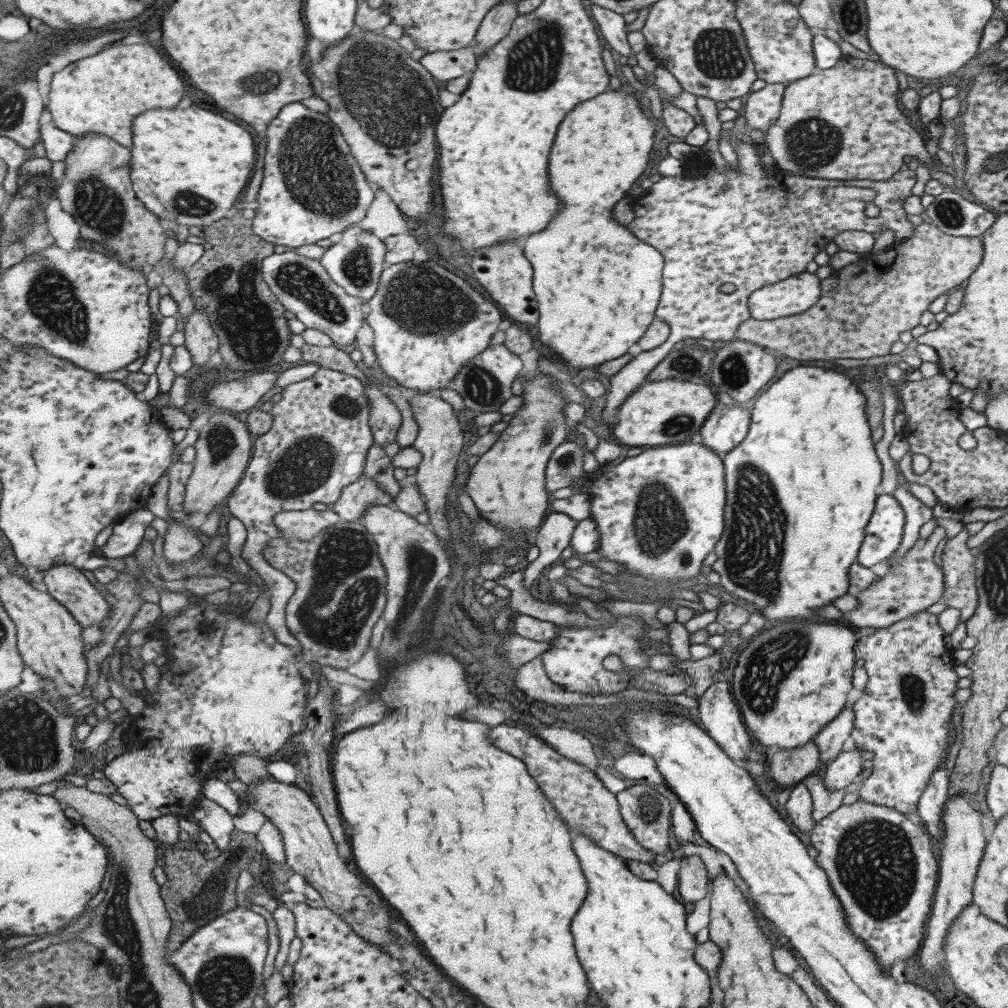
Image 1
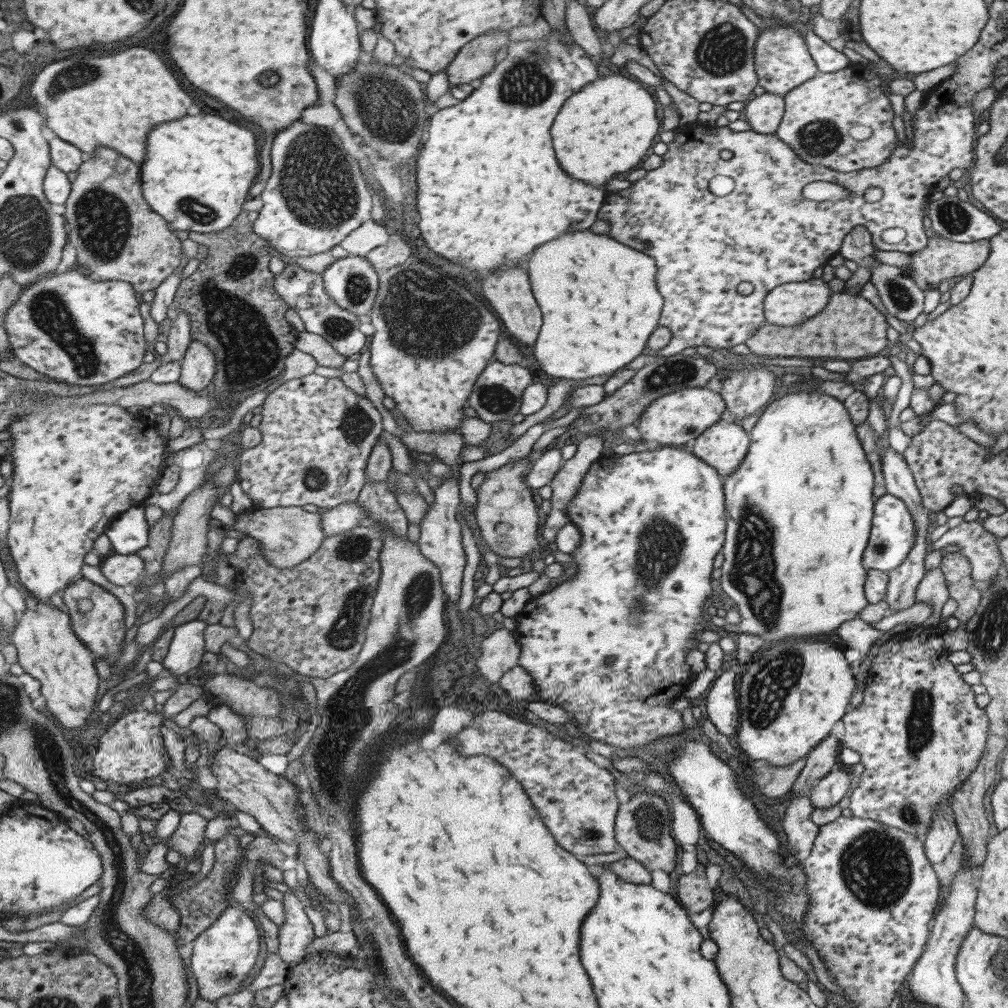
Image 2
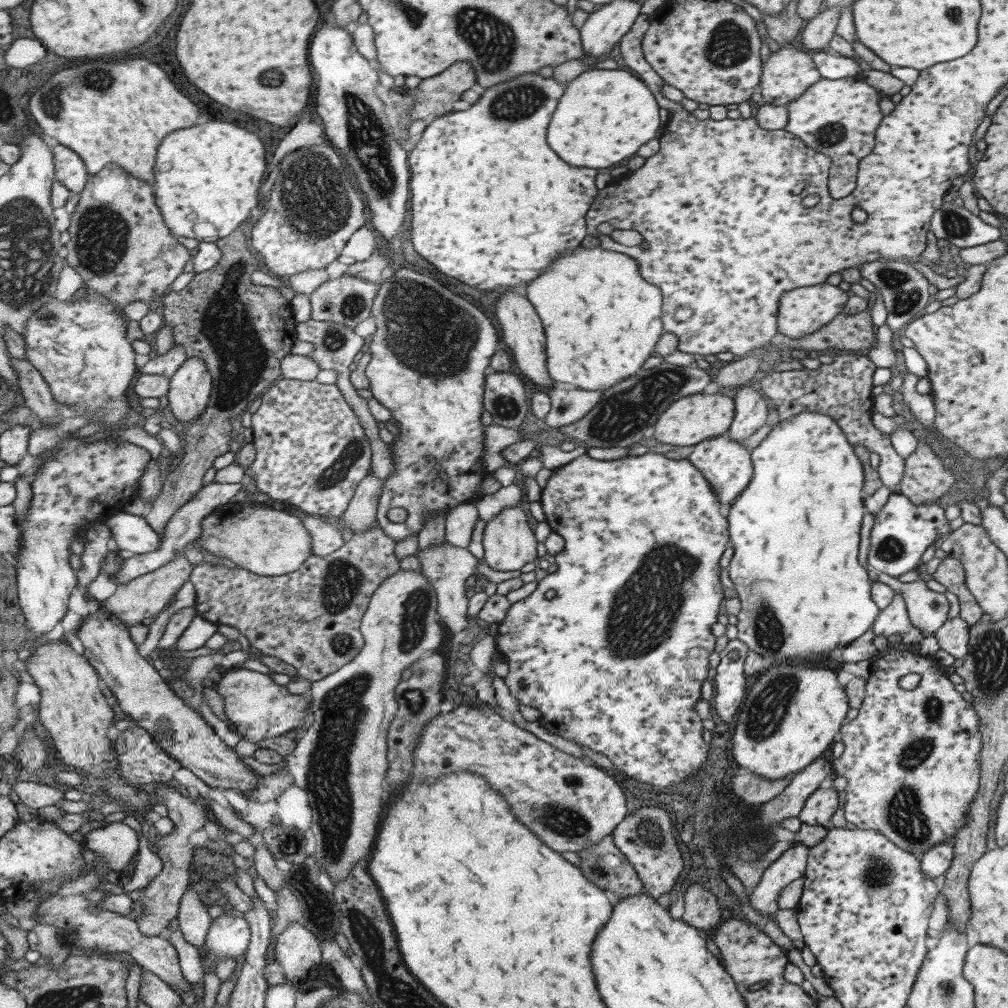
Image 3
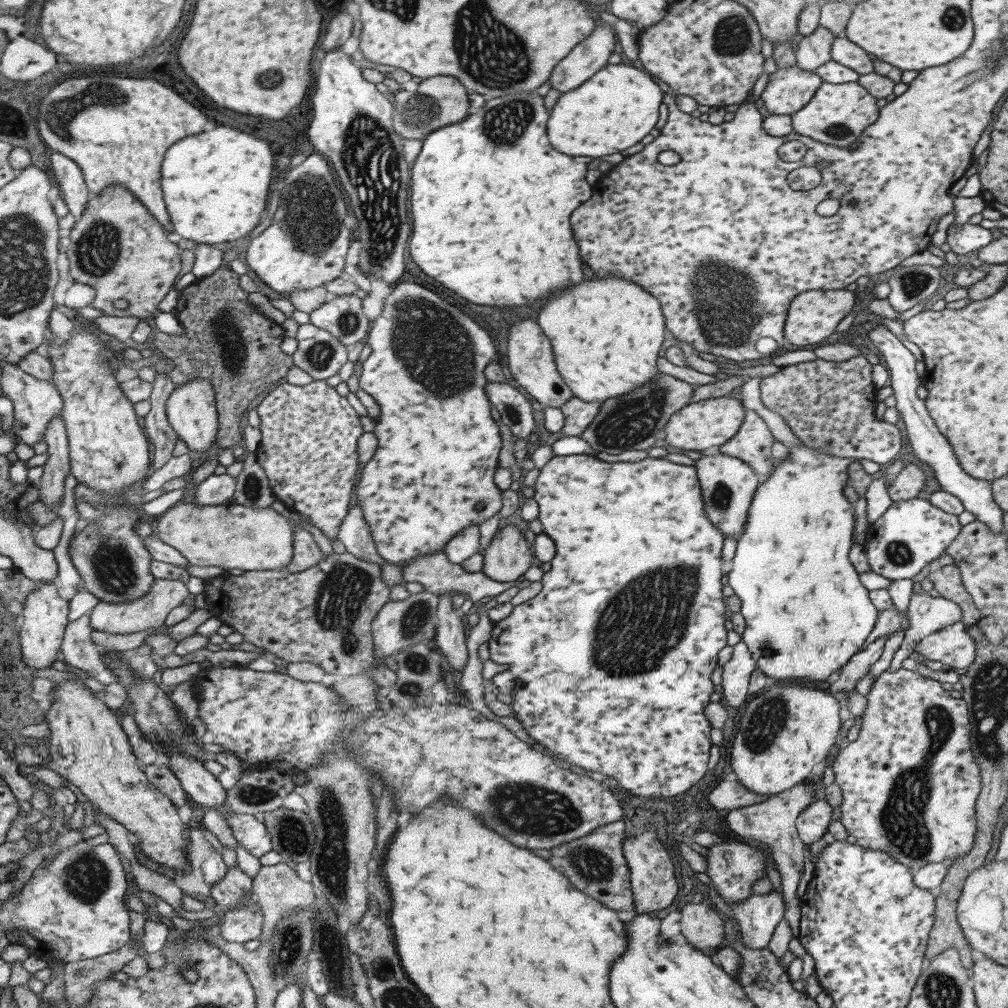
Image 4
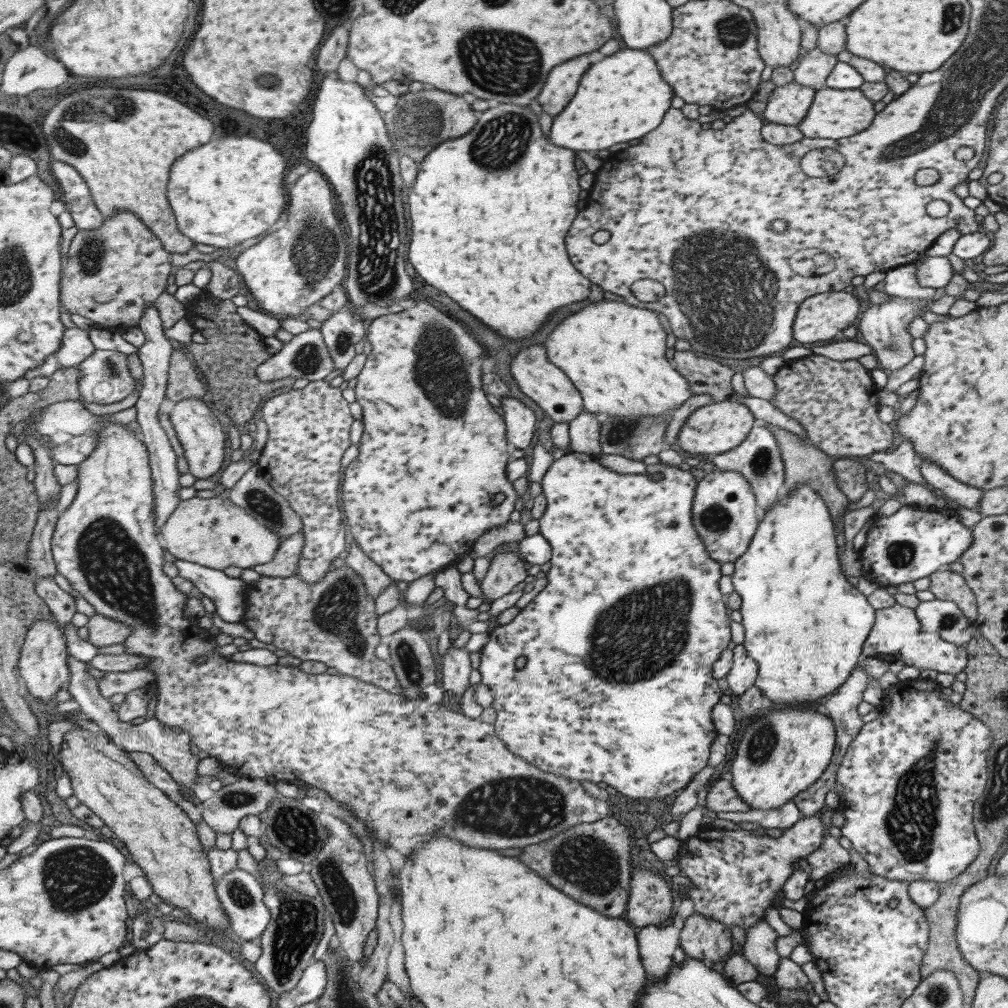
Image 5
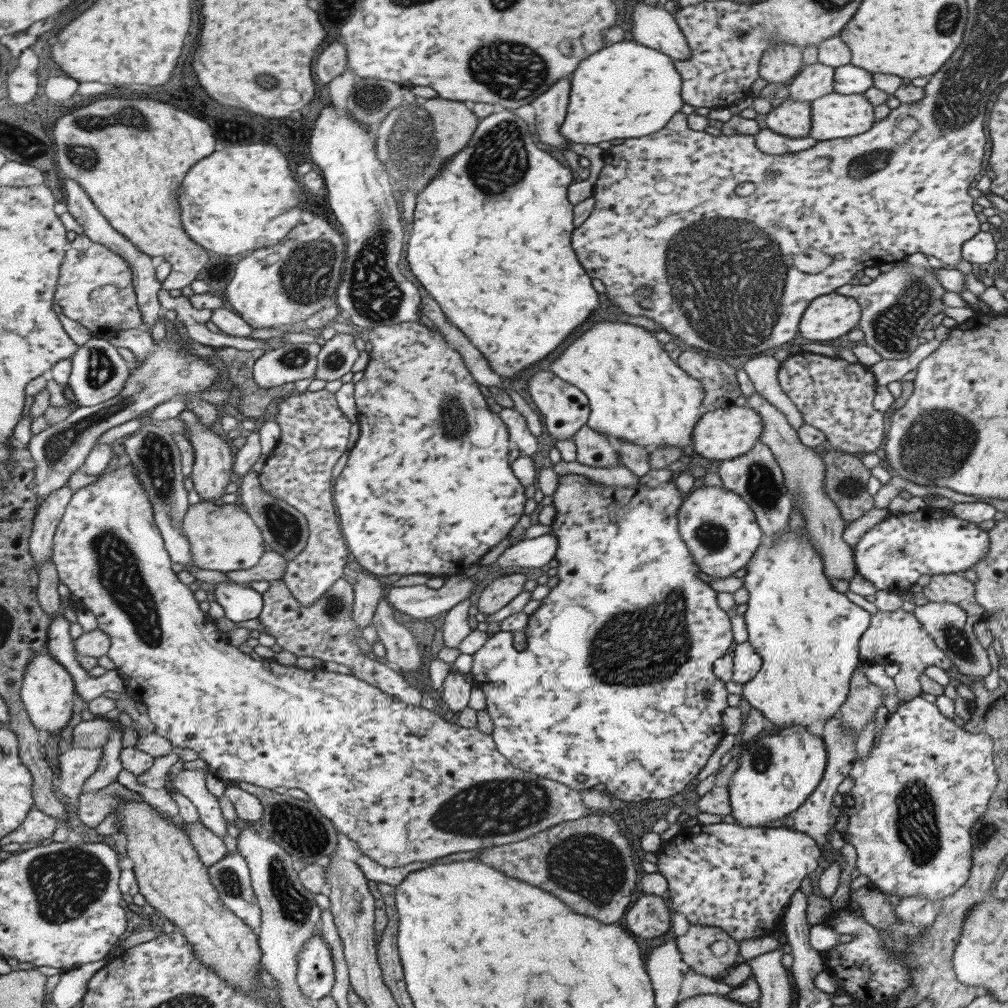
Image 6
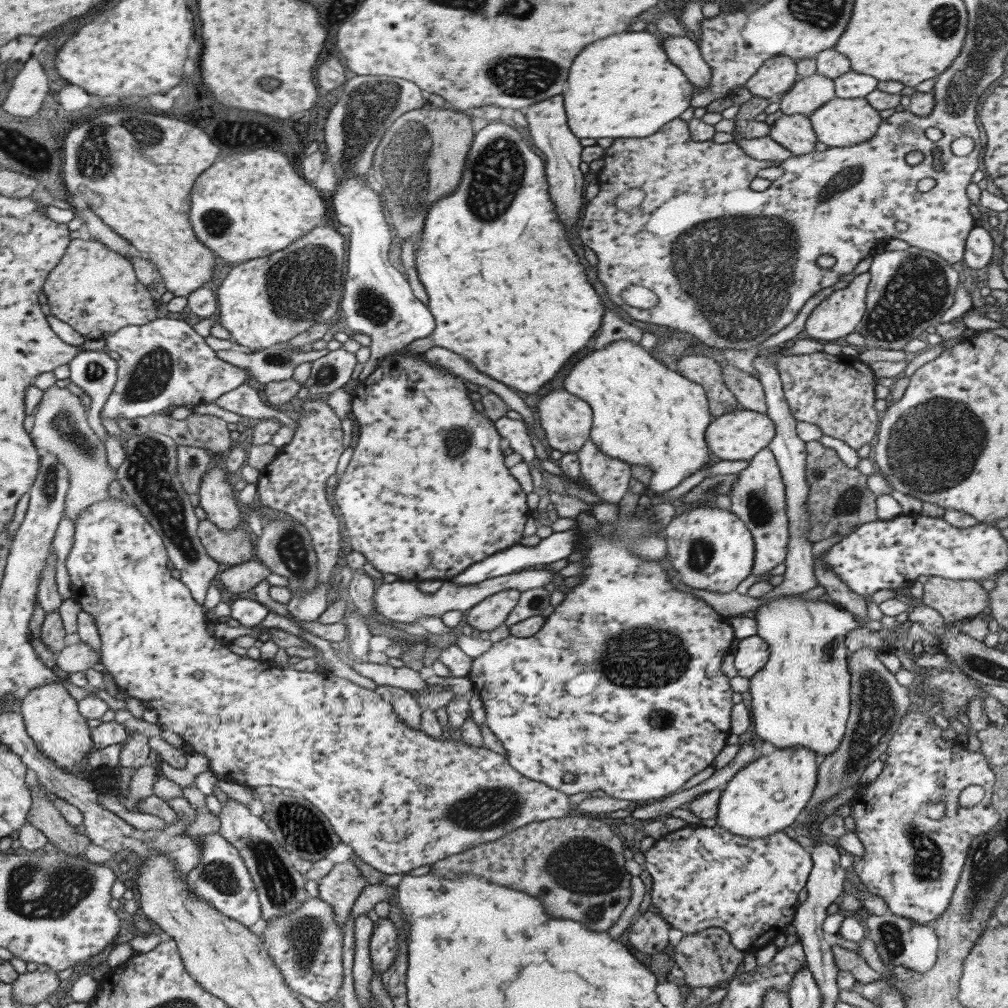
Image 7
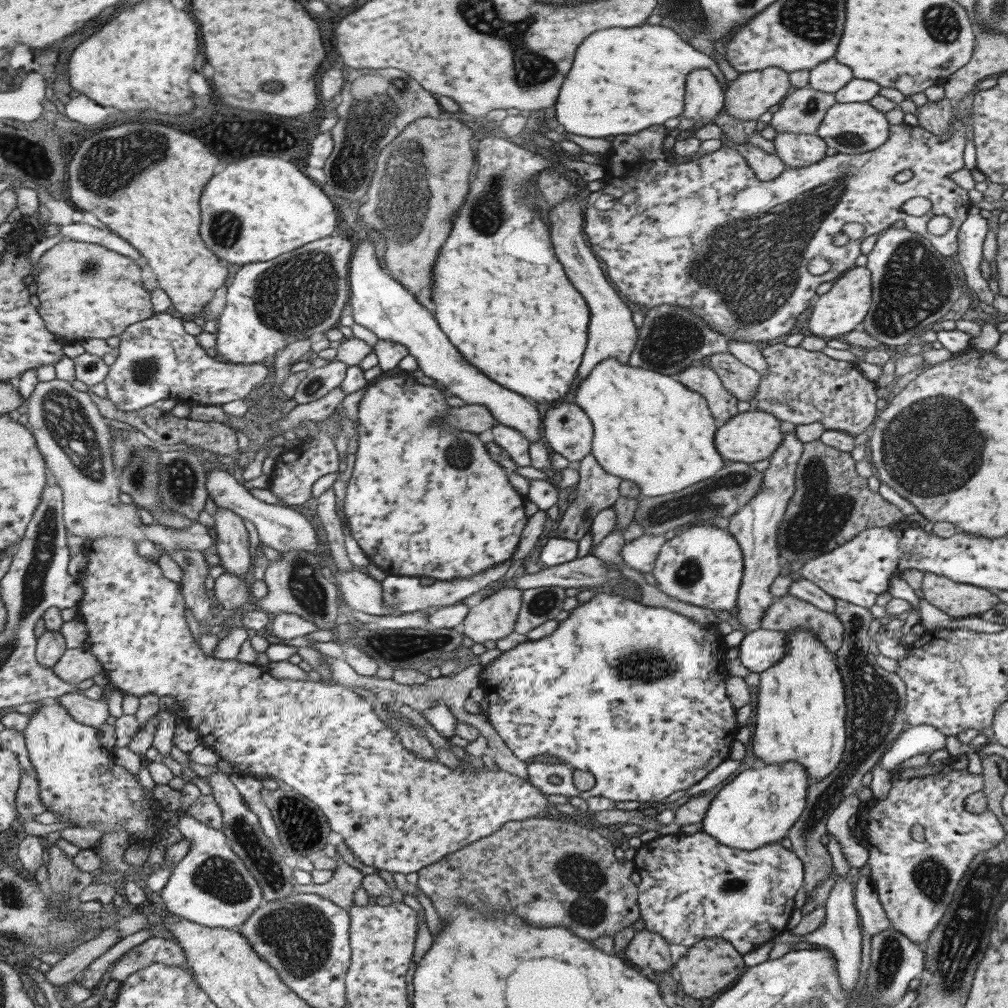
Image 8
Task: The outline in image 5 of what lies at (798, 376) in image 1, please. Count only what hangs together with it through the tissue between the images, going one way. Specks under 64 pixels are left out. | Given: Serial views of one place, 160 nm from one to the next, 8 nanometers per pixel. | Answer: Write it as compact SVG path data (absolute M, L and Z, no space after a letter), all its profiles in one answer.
M798 484L798 488L789 492L764 513L759 513L749 546L733 562L730 576L733 592L741 600L738 609L744 630L741 644L747 656L758 666L754 685L777 708L815 706L819 698L834 694L842 685L861 658L863 642L874 623L875 610L866 596L879 589L875 581L864 574L857 578L857 587L854 588L839 570L837 555L840 550L833 535L834 525L819 495L804 484Z

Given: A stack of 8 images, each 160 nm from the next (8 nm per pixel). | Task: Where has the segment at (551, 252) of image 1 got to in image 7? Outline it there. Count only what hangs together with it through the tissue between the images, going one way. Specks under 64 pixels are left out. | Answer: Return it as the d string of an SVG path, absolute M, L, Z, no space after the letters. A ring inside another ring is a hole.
M644 30L638 32L623 31L619 34L610 34L595 40L595 42L590 42L579 51L579 54L575 56L569 67L569 76L566 78L567 86L563 89L563 109L565 110L565 116L567 116L566 124L569 126L573 136L577 136L579 139L593 138L593 140L595 138L644 138L649 134L653 134L653 132L658 132L663 124L678 118L684 110L690 107L692 85L689 84L684 73L668 59L660 40L662 38L659 35ZM614 340L606 346L590 350L567 370L563 390L589 405L592 423L589 440L607 456L629 465L650 468L647 487L652 493L667 492L683 478L713 462L704 432L713 418L703 388L675 373L672 367L655 360L649 350L630 340Z

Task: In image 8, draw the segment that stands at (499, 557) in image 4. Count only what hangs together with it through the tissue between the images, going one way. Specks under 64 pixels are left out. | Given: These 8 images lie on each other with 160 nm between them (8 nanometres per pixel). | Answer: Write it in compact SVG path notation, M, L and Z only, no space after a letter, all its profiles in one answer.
M501 588L483 598L479 604L468 609L462 621L462 633L473 643L481 645L511 634L519 613L521 592L517 588Z

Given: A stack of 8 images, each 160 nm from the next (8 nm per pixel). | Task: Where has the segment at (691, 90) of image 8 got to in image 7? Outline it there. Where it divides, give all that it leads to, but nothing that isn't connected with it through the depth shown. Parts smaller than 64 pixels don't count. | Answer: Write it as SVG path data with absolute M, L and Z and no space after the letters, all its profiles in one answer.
M664 34L660 43L668 59L684 73L694 88L704 88L710 82L711 69L701 58L698 46L686 35L671 36Z

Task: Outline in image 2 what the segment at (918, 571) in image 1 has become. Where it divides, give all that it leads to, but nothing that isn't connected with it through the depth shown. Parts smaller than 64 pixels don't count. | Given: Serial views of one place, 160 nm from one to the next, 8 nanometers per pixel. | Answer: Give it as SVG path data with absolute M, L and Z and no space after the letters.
M962 521L960 525L949 528L937 541L930 544L932 550L951 548L951 552L961 552L966 559L970 561L971 577L974 578L975 589L979 592L985 587L993 584L993 578L997 575L997 570L1003 565L999 549L993 543L994 535L987 532L981 524L975 521Z

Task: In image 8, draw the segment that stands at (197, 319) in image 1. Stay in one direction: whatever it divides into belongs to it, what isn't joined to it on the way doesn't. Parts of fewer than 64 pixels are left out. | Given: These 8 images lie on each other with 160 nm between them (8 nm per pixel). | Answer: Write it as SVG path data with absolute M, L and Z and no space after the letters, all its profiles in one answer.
M217 506L217 513L212 515L212 519L217 537L216 555L221 566L225 568L225 573L242 577L247 574L252 562L243 518L232 510Z

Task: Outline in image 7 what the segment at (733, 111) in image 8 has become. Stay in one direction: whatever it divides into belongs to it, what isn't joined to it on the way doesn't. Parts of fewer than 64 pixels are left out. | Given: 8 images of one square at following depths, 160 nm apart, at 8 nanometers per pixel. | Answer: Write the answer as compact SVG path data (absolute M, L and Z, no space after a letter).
M784 55L769 58L746 80L744 87L753 97L778 99L795 82L795 63Z

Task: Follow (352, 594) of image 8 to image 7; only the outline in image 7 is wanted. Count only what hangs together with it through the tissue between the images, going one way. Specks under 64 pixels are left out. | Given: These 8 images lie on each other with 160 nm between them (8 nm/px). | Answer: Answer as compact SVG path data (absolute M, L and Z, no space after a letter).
M529 568L523 571L505 574L504 576L487 578L483 582L479 582L479 584L455 585L455 583L451 583L450 581L443 581L441 587L432 595L422 594L417 590L415 582L411 581L397 580L391 582L391 584L378 582L377 588L373 592L373 607L375 607L377 618L384 621L394 621L400 626L403 626L421 620L421 618L427 618L427 616L440 618L449 610L460 612L470 610L475 604L487 598L487 596L503 590L513 589L521 593L525 590L541 588L551 583L551 578L553 578L555 573L548 569L535 570Z

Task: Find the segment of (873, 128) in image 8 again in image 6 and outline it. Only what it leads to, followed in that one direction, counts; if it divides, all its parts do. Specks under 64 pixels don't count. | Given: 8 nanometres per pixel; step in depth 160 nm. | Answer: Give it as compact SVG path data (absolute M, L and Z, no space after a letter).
M830 93L810 103L807 136L816 142L843 139L869 131L873 122L873 106L861 94Z

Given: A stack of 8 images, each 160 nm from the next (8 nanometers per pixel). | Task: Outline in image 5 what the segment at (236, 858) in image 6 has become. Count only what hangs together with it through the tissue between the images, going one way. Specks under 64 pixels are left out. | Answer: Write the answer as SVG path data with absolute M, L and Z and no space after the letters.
M239 868L226 872L216 883L218 899L228 916L228 930L231 937L242 943L242 940L251 940L261 936L270 919L268 908L262 901L262 888L258 880L246 870Z

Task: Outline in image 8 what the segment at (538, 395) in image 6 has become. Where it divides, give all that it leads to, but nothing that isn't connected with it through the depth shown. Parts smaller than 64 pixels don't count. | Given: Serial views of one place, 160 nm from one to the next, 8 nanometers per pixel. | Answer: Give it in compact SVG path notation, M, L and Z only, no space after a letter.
M555 403L545 412L542 421L546 446L576 465L590 454L592 424L575 403Z

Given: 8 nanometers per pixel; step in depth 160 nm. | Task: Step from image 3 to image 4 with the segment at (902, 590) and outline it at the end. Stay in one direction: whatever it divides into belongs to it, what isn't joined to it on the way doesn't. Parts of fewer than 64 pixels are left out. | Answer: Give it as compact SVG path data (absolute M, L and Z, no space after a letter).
M911 592L905 615L909 627L905 630L899 648L893 654L888 667L889 672L895 672L901 667L901 660L907 658L919 640L954 622L961 621L961 610L955 602L940 597L931 598L925 592L920 594Z

